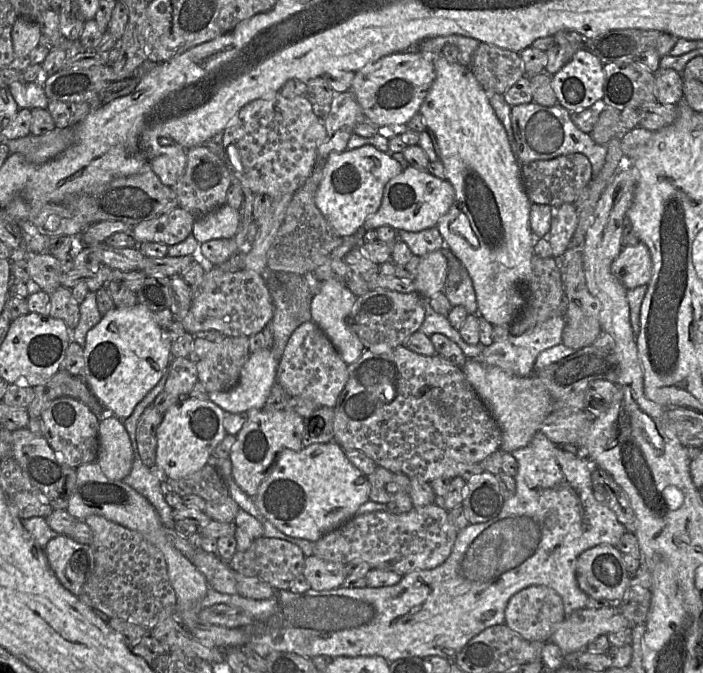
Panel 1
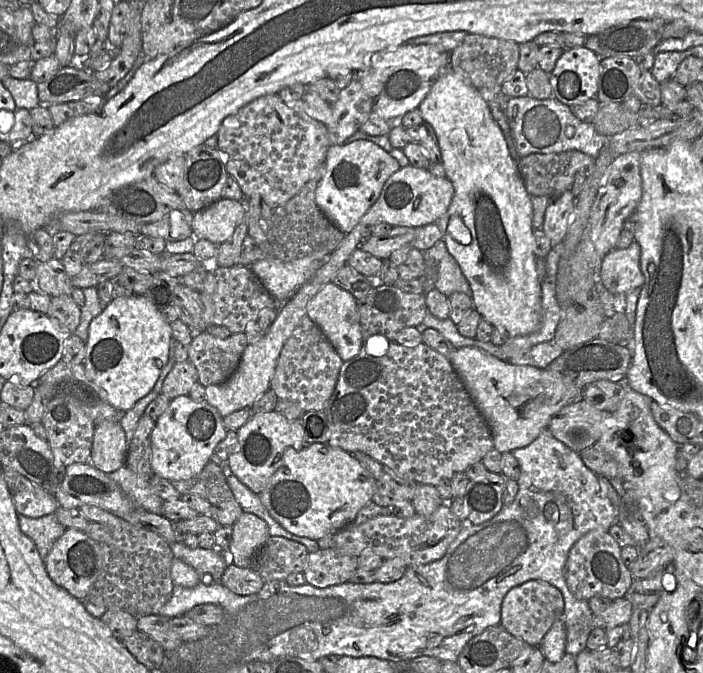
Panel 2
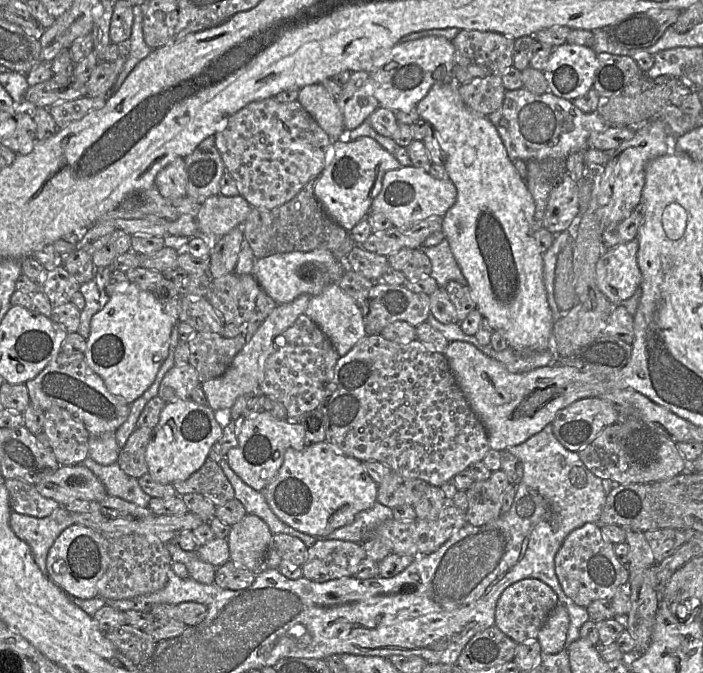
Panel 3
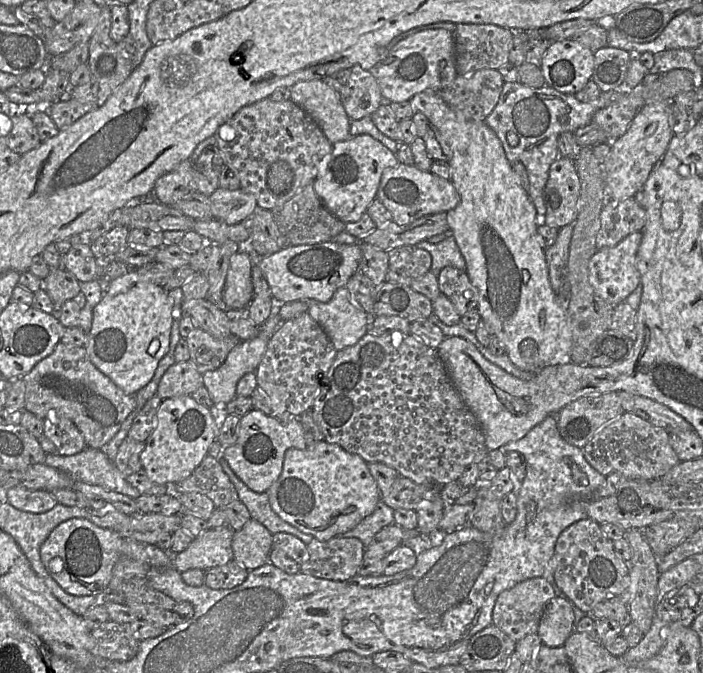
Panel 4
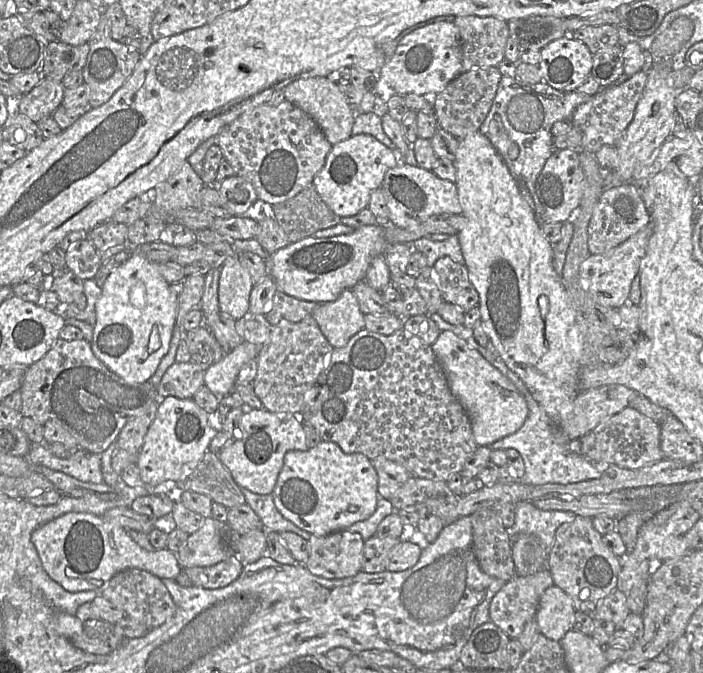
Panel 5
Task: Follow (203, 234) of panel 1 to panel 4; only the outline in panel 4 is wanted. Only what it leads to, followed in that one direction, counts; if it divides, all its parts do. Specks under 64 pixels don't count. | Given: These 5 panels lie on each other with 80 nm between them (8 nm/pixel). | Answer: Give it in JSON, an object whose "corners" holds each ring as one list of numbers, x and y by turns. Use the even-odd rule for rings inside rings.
{"corners":[[219,187,209,197,214,219,229,225,246,223,258,206,255,196,242,188,227,190]]}

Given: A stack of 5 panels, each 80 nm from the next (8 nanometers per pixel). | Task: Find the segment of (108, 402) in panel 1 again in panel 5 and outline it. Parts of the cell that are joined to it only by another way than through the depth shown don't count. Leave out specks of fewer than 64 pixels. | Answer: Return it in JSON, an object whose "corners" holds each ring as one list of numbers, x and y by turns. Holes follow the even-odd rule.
{"corners":[[132,252,129,258,108,276,96,303,92,351,107,368,129,383,148,381,170,346,179,296,170,290,170,284,159,273,159,264,149,261,140,253]]}

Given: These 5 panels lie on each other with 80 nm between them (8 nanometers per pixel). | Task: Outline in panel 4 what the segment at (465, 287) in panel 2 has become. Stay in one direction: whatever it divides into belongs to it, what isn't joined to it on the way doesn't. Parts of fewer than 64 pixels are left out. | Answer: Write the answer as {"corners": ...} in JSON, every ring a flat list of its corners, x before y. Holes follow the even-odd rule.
{"corners":[[453,235,447,236,447,238,439,244,432,244,426,240,418,243,414,248,421,248,429,252,432,257,431,271,436,276,447,266,466,271,465,259]]}

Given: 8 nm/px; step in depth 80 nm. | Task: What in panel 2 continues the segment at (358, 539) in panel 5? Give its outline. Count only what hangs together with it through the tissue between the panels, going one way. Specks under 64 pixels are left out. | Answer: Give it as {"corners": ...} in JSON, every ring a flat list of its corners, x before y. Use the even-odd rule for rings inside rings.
{"corners":[[332,547,309,553,303,571,306,583,326,588,349,582,357,569,357,557,342,554]]}

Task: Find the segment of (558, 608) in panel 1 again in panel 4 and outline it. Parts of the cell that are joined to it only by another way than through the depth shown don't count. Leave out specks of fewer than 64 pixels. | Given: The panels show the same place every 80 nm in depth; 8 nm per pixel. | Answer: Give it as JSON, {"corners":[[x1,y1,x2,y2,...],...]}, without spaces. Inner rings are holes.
{"corners":[[542,577,521,581,499,594,492,612,492,624,517,642,538,632,545,606,555,596,553,586]]}

